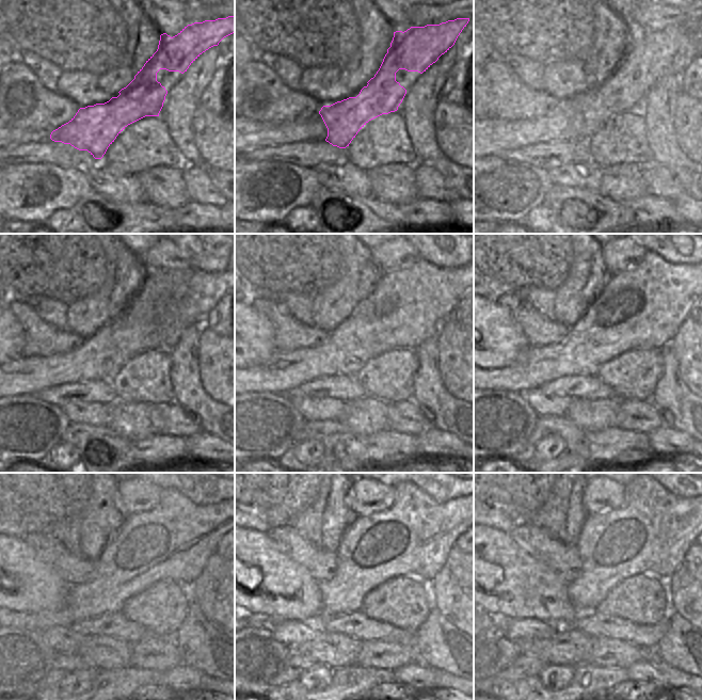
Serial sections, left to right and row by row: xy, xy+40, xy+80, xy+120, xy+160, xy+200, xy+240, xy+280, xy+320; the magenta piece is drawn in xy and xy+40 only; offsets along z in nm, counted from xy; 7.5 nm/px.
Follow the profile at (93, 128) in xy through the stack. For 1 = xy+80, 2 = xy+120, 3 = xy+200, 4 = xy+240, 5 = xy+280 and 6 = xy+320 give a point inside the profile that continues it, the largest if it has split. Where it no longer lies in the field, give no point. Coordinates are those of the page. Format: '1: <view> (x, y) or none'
1: xy+80 (655, 50)
2: xy+120 (163, 287)
3: xy+200 (625, 324)
4: xy+240 (148, 562)
5: xy+280 (409, 540)
6: xy+320 (650, 534)

